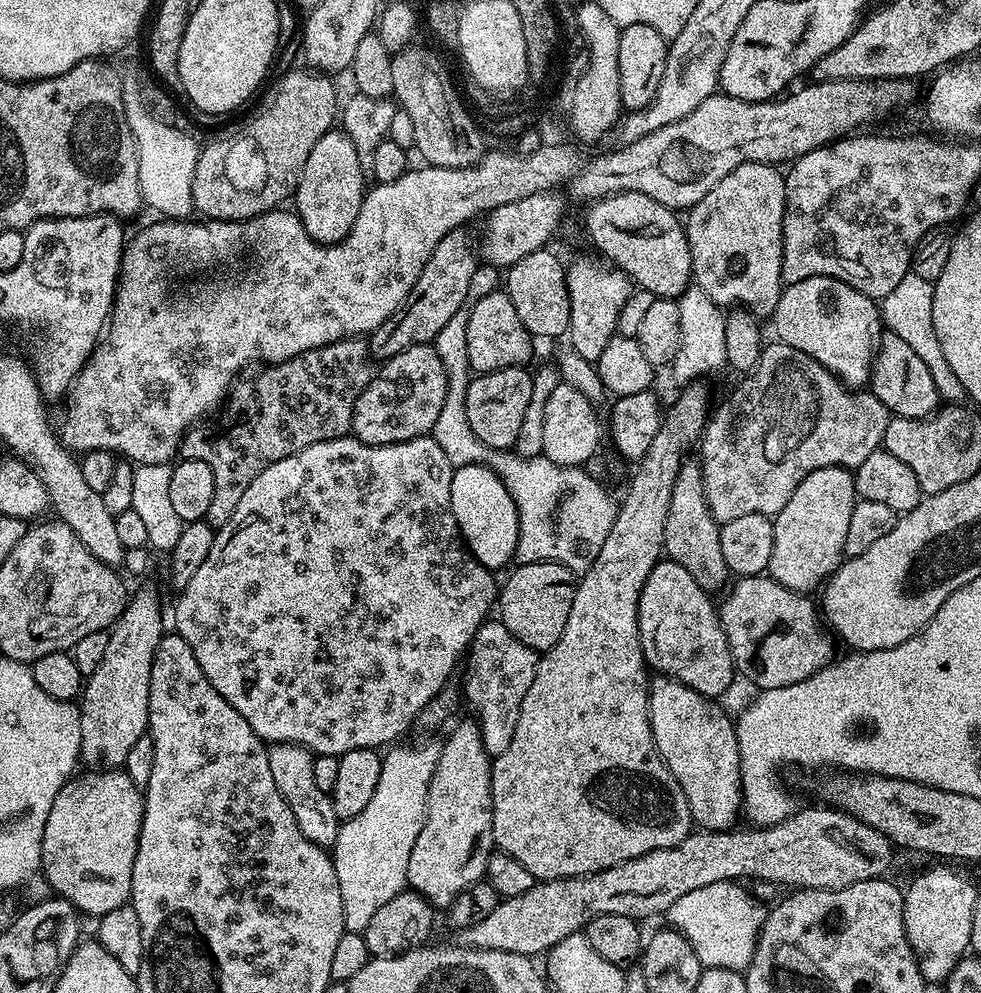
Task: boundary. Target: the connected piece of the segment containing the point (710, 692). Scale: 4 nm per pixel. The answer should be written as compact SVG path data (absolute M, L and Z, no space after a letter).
M662 558L656 563L654 570L650 570L646 586L642 586L638 602L638 630L640 645L644 651L644 663L653 673L680 680L690 686L690 690L698 690L698 694L703 696L720 698L732 684L734 665L724 628L720 625L720 613L712 600L713 597L702 586L698 586L692 575L682 566L678 566L678 562Z

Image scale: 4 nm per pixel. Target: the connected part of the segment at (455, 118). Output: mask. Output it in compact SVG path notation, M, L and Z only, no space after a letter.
M416 47L401 48L392 57L392 69L394 70L392 96L402 111L410 114L414 126L415 151L420 151L420 156L424 159L421 161L433 168L471 168L484 156L486 145L476 137L476 124L472 121L471 114L464 109L459 94L456 93L447 66L430 49Z

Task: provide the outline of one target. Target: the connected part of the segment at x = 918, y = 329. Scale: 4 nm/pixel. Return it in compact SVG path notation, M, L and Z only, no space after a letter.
M910 270L904 275L902 282L898 282L898 286L894 286L894 290L890 290L890 294L886 294L878 305L883 327L889 332L898 334L898 338L902 338L902 342L909 344L914 354L918 354L918 359L924 363L926 370L930 370L930 375L934 378L934 386L938 386L941 401L958 404L965 399L964 387L962 382L958 382L954 370L950 370L946 362L946 354L942 354L942 346L938 343L938 334L934 334L933 302L933 281L918 278L918 274Z

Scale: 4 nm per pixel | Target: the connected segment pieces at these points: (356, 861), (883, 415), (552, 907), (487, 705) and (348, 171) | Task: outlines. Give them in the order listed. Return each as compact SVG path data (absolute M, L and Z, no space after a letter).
M397 743L383 753L382 774L378 774L378 787L374 789L374 798L370 798L368 805L362 809L362 814L341 823L336 842L330 849L332 865L338 874L338 890L342 890L342 914L346 932L363 933L376 911L381 906L386 906L390 898L405 891L408 883L406 866L410 866L410 850L414 850L418 830L422 830L422 822L426 818L428 783L440 757L440 744L404 743Z
M768 342L752 371L728 396L720 409L711 413L704 426L704 435L698 441L698 459L706 502L717 524L725 524L746 514L777 516L790 502L790 494L798 490L798 482L814 470L839 464L854 470L870 458L884 443L890 413L871 390L853 390L820 365L809 354L781 342Z
M819 806L820 808L804 808L792 813L782 822L770 824L767 826L756 826L751 830L753 832L736 832L737 830L725 830L723 832L710 832L707 830L694 830L686 838L682 838L682 842L678 842L678 846L670 846L666 850L654 850L650 854L642 854L633 860L622 862L613 868L607 868L601 872L595 872L589 876L575 876L569 880L541 880L537 882L530 890L526 890L526 894L518 894L517 896L505 896L501 899L498 906L494 906L494 911L487 918L482 918L482 922L474 922L474 926L466 926L459 929L455 933L455 943L461 948L477 948L478 950L506 950L510 954L522 954L533 958L539 957L538 954L547 954L552 947L558 942L562 942L562 938L570 938L570 934L579 932L586 927L594 918L598 918L602 914L622 914L630 916L637 922L644 922L647 916L656 916L667 913L670 906L674 906L674 902L678 902L678 898L682 898L682 894L690 894L690 890L699 890L701 886L710 886L713 882L722 882L723 880L741 881L742 876L757 876L755 879L760 882L771 882L773 885L792 884L793 889L801 888L845 888L846 886L854 886L854 882L866 882L874 880L885 875L884 872L892 864L892 852L894 853L894 845L892 841L887 840L878 830L874 830L874 826L870 826L866 822L862 822L858 818L854 818L848 812L841 812L839 808L831 806Z
M489 618L474 634L466 664L467 660L462 700L468 703L469 710L473 712L469 713L480 727L482 746L486 746L488 755L495 758L498 754L506 754L510 741L514 739L518 713L522 710L522 698L526 698L526 690L530 690L530 685L534 683L540 656L530 646L518 642L518 638L506 630L500 619Z
M344 131L327 132L318 138L318 142L314 142L314 150L310 150L306 166L302 166L294 193L294 211L300 217L308 237L320 244L337 244L346 238L346 234L350 234L354 218L358 218L358 210L364 201L364 176L366 180L358 150L354 150L354 142L350 142Z

